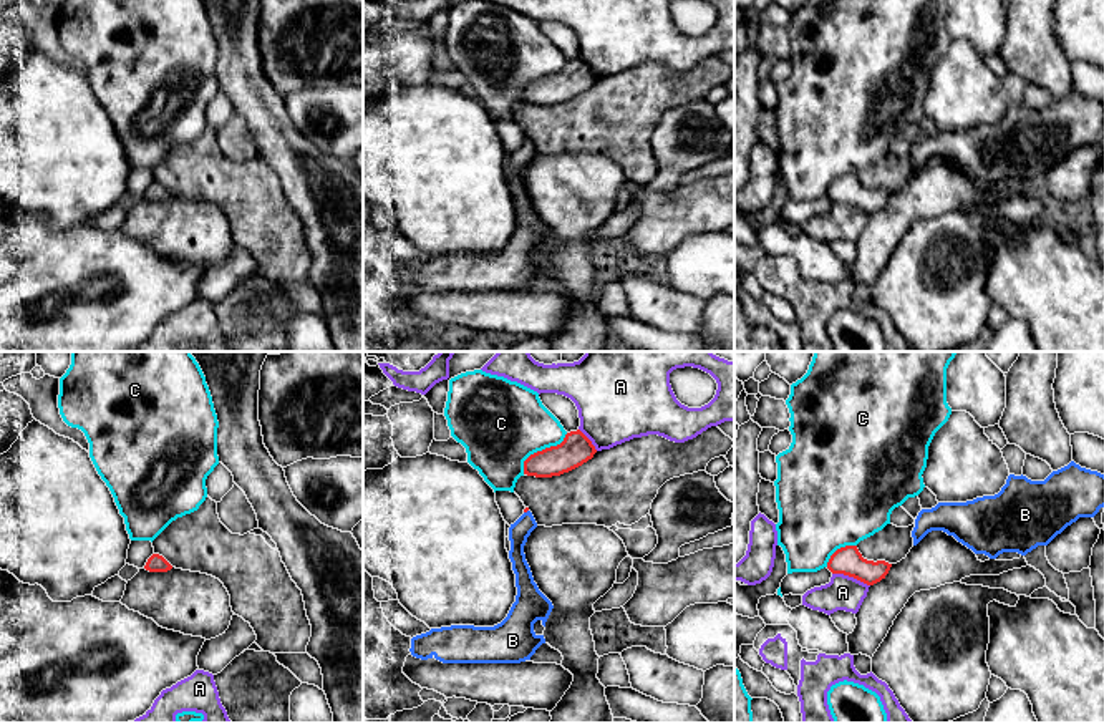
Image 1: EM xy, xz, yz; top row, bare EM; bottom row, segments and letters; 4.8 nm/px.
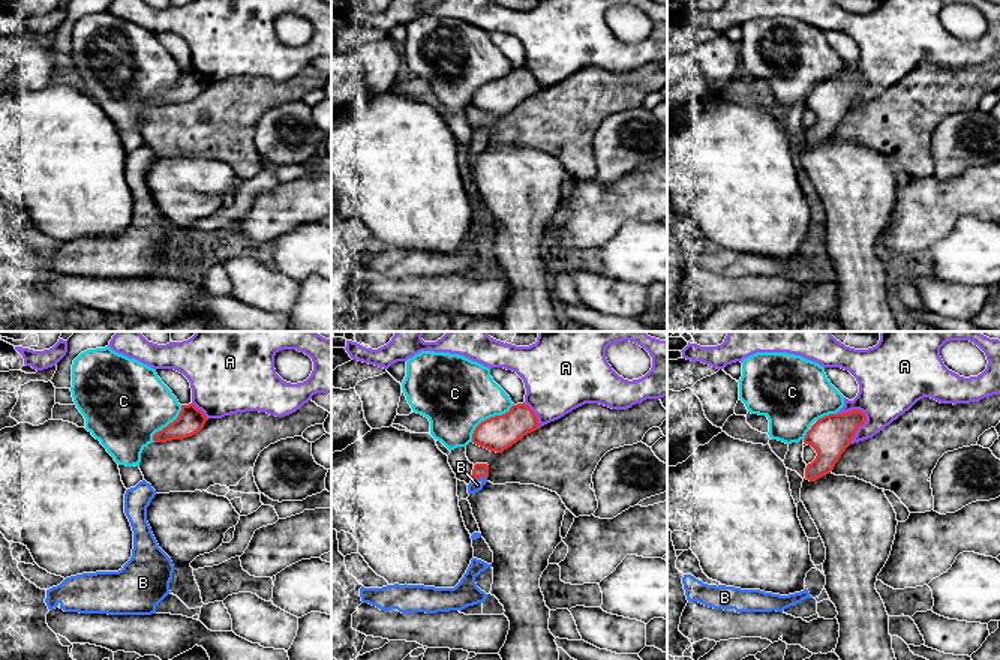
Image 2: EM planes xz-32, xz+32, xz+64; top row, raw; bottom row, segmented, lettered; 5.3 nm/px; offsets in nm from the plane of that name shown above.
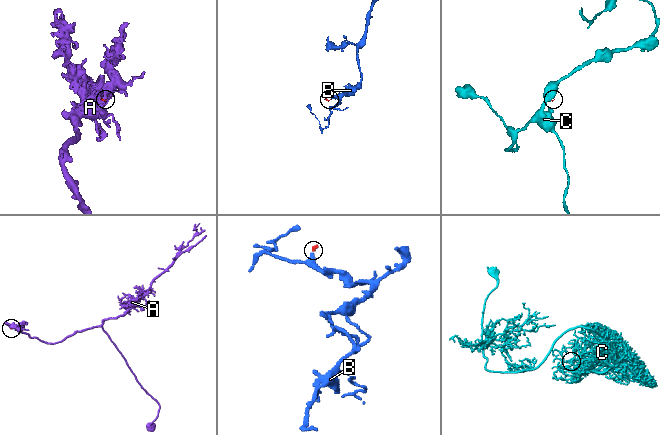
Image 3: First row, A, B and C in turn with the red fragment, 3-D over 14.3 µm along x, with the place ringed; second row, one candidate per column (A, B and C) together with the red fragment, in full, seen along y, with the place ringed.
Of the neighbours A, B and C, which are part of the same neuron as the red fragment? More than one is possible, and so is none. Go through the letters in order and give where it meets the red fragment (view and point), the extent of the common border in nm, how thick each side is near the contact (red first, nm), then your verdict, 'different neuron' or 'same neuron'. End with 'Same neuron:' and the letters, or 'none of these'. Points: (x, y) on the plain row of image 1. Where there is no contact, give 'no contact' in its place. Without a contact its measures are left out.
A: yz (851, 204) | 200 nm | 140/170 nm | different neuron
B: xz (526, 140) | 30 nm | 20/100 nm | same neuron
C: xz (542, 78) | 300 nm | 150/420 nm | different neuron
Same neuron: B

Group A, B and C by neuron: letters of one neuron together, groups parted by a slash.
A / B / C

